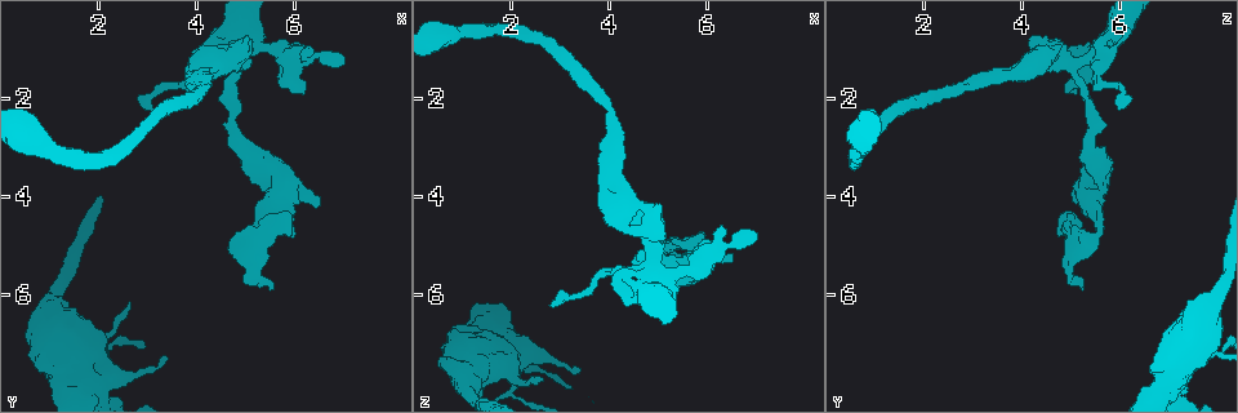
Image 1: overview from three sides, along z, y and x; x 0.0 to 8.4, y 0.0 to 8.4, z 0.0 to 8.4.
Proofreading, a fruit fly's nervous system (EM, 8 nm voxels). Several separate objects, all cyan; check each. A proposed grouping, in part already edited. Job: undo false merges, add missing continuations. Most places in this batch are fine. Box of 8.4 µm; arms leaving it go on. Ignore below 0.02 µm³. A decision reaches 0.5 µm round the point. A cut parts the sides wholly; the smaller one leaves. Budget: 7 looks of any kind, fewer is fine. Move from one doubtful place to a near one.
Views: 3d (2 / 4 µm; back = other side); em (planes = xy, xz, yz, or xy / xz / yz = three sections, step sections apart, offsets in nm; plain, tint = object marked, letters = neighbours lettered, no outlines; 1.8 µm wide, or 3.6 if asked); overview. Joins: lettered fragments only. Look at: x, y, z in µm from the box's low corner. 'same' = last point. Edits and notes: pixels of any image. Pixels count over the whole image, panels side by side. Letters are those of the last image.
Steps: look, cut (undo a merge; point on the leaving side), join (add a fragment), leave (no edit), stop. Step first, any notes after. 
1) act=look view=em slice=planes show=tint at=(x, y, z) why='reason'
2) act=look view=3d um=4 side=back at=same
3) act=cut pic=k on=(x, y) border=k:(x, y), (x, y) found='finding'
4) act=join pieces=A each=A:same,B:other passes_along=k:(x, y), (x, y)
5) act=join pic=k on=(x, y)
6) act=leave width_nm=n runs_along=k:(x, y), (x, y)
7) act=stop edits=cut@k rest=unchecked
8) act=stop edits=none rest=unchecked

act=look view=3d um=4 at=(1.75, 7.15, 7.35) why='sharp bend'

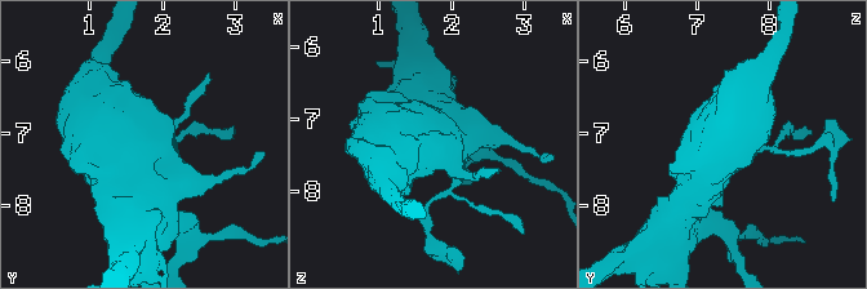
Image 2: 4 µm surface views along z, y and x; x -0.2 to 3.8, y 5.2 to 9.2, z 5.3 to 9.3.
act=look view=em um=3.6 slice=planes show=letters at=(1.75, 7.15, 7.30)

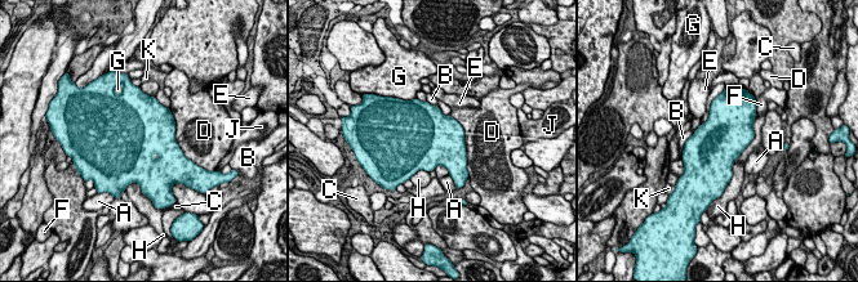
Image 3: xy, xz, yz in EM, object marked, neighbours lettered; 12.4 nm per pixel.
act=leave each=A:other,B:other,C:other,D:other,E:other,F:other,G:other,H:other,J:other,K:other border=3:(696, 130), (683, 147) found='continuous, no second neuron'

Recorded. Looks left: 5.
act=look view=em slice=planes show=tint at=(5.90, 4.15, 5.35) why='a fork'

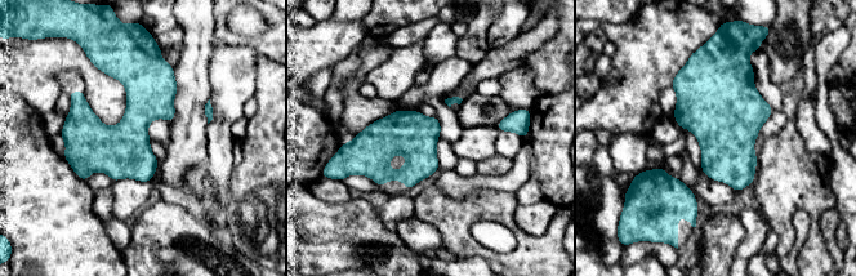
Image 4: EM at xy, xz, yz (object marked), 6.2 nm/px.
act=look view=em slice=planes show=letters at=same

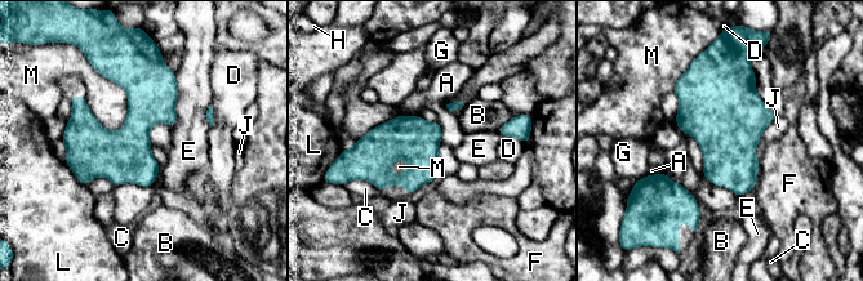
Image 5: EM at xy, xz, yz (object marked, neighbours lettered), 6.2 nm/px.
act=leave longest_contact=M:420nm each=A:other,B:other,C:other,D:other,E:other,F:other,G:other,H:other,J:other,L:other,M:other border=5:(94, 70), (127, 94), (116, 132) found='continuous, no second neuron'

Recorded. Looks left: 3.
act=look view=3d um=4 at=(3.95, 1.65, 5.55) why='abrupt turn'

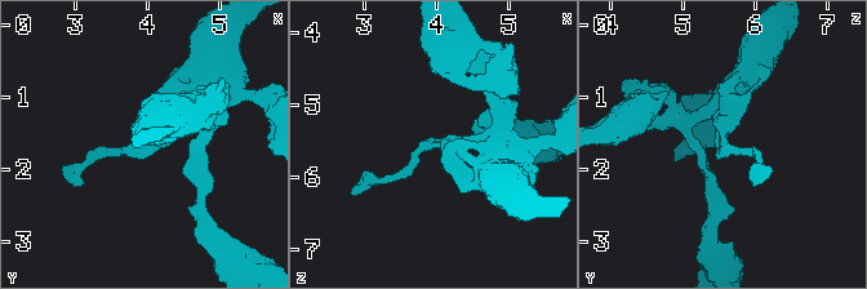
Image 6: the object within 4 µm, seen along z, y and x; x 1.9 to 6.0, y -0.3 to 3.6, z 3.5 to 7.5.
act=look view=em slice=planes show=tint at=(3.95, 1.70, 5.55)

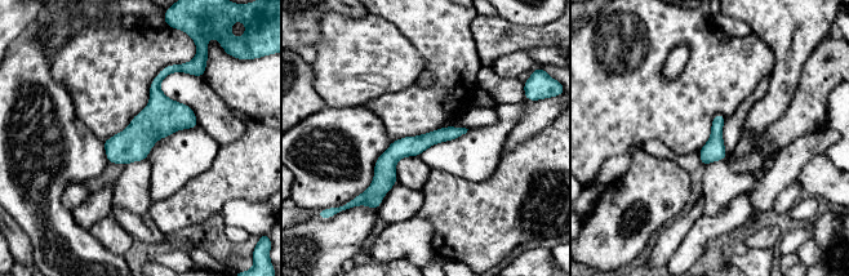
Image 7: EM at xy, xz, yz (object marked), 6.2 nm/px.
act=look view=em slice=planes show=letters at=same

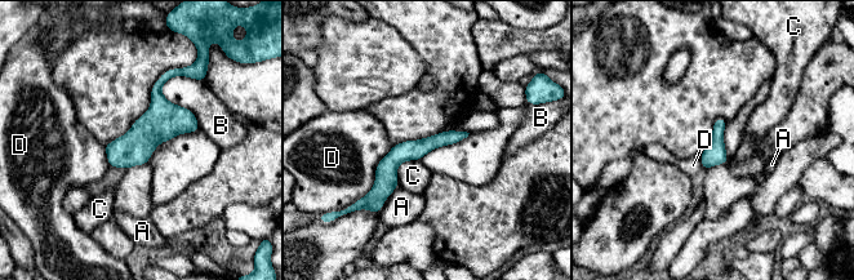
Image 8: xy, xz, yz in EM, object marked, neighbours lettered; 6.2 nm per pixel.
act=leave each=A:other,B:other,C:other,D:other runs_along=8:(463, 134), (404, 151), (378, 204) found='all the same neuron'

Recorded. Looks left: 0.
act=stop edits=none rest=unchecked

